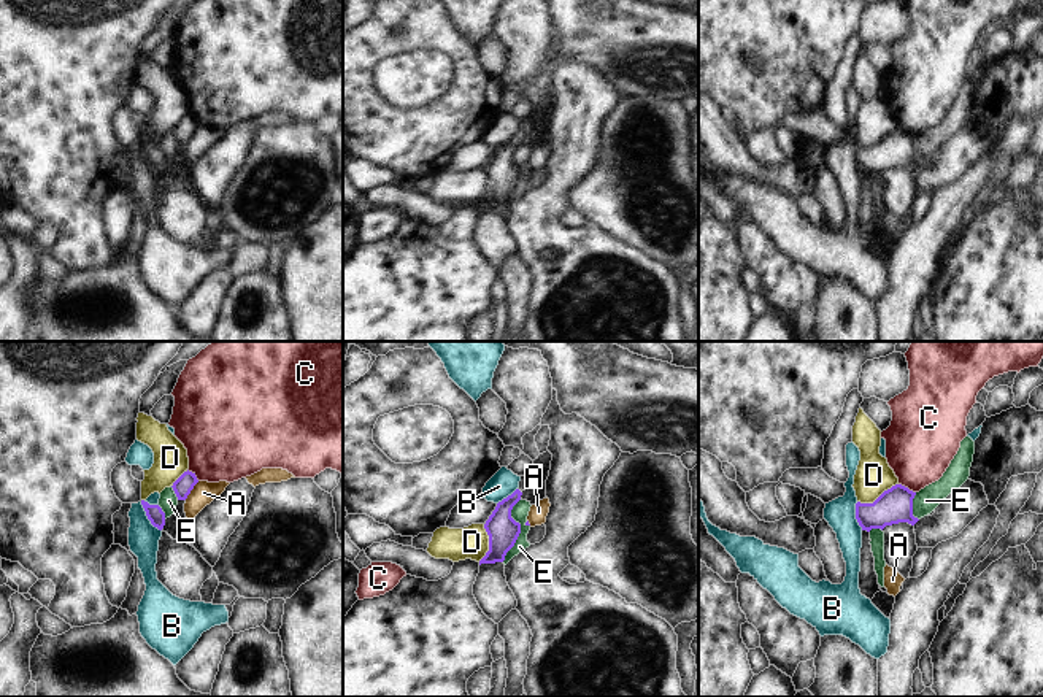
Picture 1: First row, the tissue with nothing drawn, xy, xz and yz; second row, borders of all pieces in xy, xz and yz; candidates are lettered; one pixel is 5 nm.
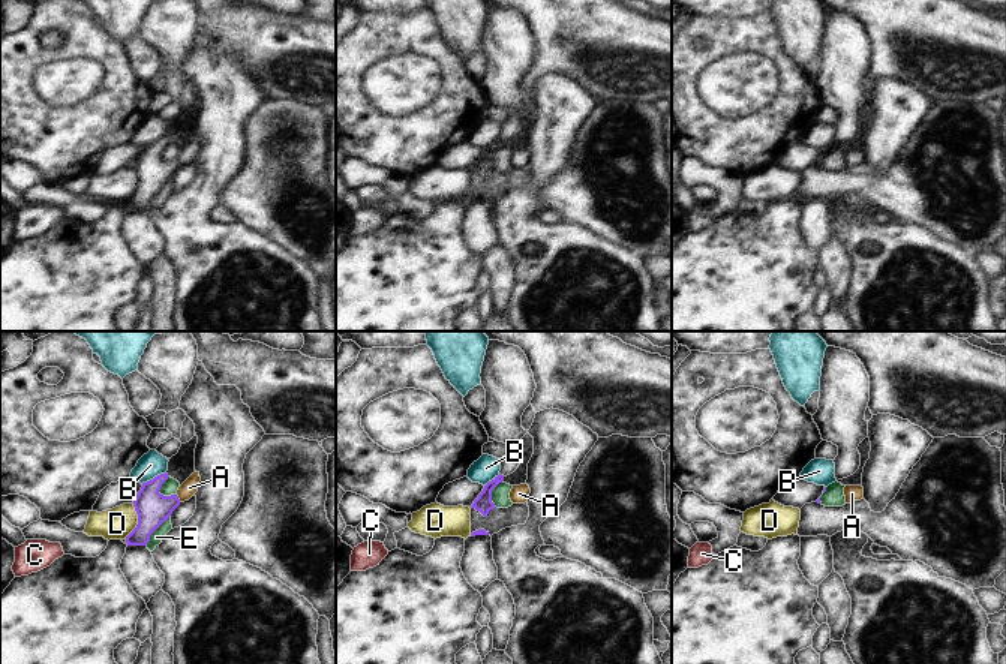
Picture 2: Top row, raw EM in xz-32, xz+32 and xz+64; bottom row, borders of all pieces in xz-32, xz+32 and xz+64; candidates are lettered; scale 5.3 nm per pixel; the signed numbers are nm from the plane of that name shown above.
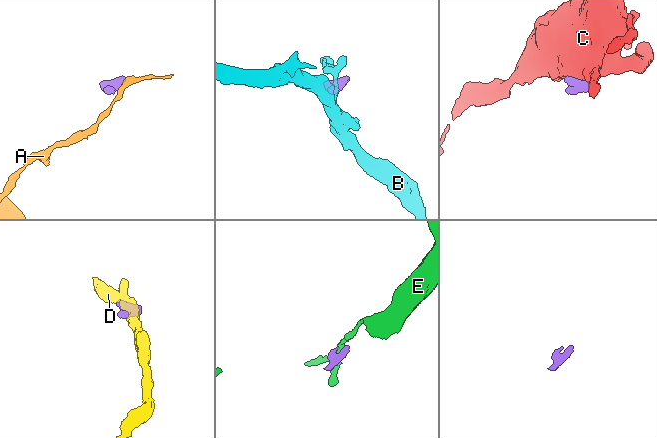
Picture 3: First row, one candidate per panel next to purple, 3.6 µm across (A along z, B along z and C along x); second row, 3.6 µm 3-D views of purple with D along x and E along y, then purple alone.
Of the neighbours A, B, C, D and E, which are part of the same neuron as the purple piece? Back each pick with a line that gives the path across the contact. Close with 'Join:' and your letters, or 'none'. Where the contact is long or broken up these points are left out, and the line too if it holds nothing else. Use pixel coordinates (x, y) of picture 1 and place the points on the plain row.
Join: none

